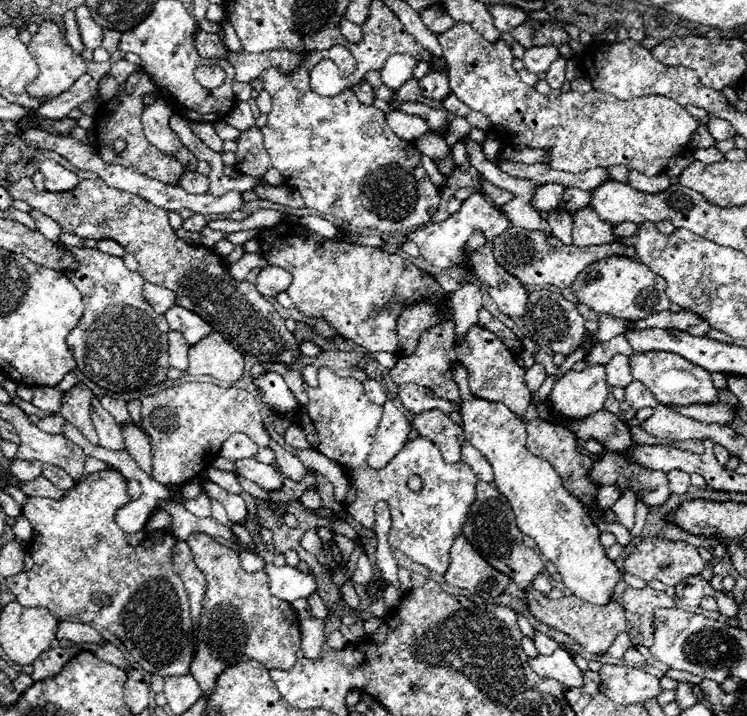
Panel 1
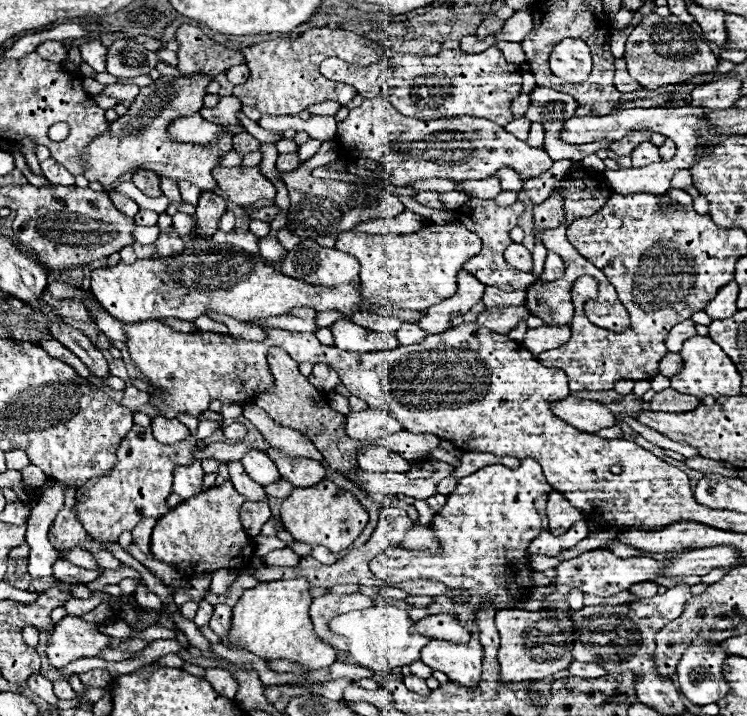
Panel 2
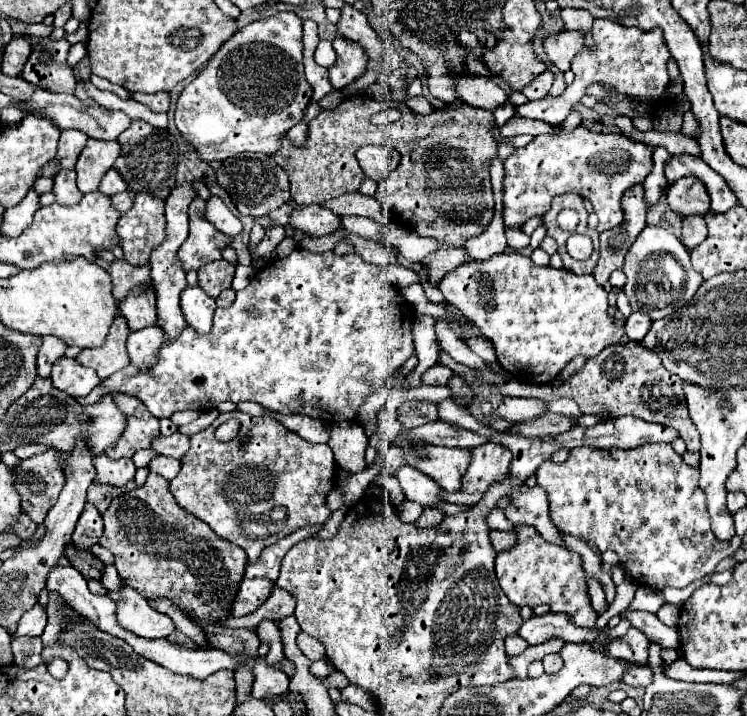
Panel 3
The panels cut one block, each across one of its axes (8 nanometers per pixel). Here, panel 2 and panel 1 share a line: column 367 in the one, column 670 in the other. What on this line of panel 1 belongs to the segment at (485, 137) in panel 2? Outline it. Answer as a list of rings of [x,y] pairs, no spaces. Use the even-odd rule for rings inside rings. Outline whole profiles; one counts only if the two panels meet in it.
[[[456,22],[450,30],[438,34],[438,42],[448,62],[450,90],[470,110],[484,112],[494,126],[504,130],[504,134],[500,136],[506,144],[512,146],[526,144],[528,148],[546,148],[550,152],[548,166],[554,170],[580,174],[590,168],[606,168],[606,166],[622,164],[628,170],[638,170],[644,172],[646,176],[656,176],[666,168],[670,158],[682,154],[688,148],[690,136],[698,130],[698,122],[694,120],[694,116],[690,116],[680,104],[664,96],[644,96],[628,102],[598,90],[590,90],[588,94],[552,90],[548,96],[542,96],[532,86],[520,82],[518,72],[512,68],[514,54],[508,42],[504,40],[488,42],[486,38],[482,38],[480,32],[476,32],[466,22]]]

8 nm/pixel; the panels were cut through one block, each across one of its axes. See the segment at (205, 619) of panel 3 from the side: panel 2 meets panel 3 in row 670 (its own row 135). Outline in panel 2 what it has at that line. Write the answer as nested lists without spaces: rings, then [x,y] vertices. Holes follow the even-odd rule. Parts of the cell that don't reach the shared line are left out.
[[[240,132],[234,136],[234,150],[240,154],[248,154],[248,152],[256,152],[260,150],[260,142],[248,134],[248,132]]]

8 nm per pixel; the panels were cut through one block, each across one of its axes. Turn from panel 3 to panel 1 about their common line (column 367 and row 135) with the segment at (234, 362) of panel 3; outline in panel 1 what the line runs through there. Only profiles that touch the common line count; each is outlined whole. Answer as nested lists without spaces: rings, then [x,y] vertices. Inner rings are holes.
[[[332,46],[330,50],[316,52],[304,64],[300,64],[300,68],[294,68],[290,74],[282,74],[280,68],[268,68],[258,76],[264,90],[268,90],[272,96],[272,112],[268,114],[268,124],[260,128],[272,168],[276,168],[284,176],[284,182],[288,186],[296,188],[302,194],[306,208],[332,214],[340,220],[346,220],[352,226],[372,228],[380,232],[402,232],[422,226],[438,210],[440,190],[432,184],[432,180],[422,168],[418,168],[418,178],[416,178],[412,170],[406,170],[402,166],[402,160],[404,162],[406,158],[418,160],[422,156],[416,150],[414,142],[396,136],[386,124],[386,114],[374,106],[364,106],[362,102],[358,102],[356,94],[350,88],[342,90],[338,96],[324,98],[312,92],[308,86],[312,66],[324,58],[342,60],[340,56],[344,54],[340,52],[344,50],[348,48]]]

